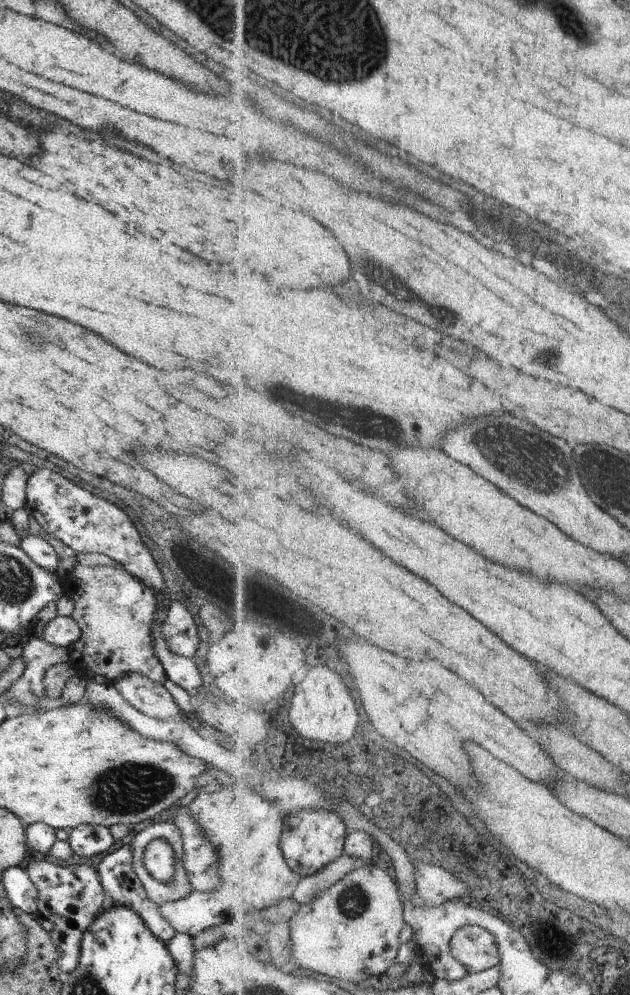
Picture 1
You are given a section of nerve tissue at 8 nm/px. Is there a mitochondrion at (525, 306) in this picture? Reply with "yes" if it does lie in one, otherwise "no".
no

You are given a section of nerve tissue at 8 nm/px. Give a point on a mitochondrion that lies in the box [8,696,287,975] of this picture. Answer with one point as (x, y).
(128, 789)

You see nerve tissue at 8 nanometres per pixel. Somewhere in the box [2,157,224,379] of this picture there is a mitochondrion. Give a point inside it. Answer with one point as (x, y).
(58, 341)

